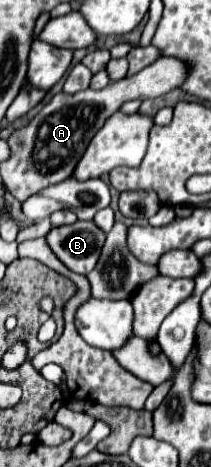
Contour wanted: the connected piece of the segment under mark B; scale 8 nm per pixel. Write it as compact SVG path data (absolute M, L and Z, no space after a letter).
M75 221L73 225L53 227L45 241L67 269L87 275L99 259L105 233L93 221Z

